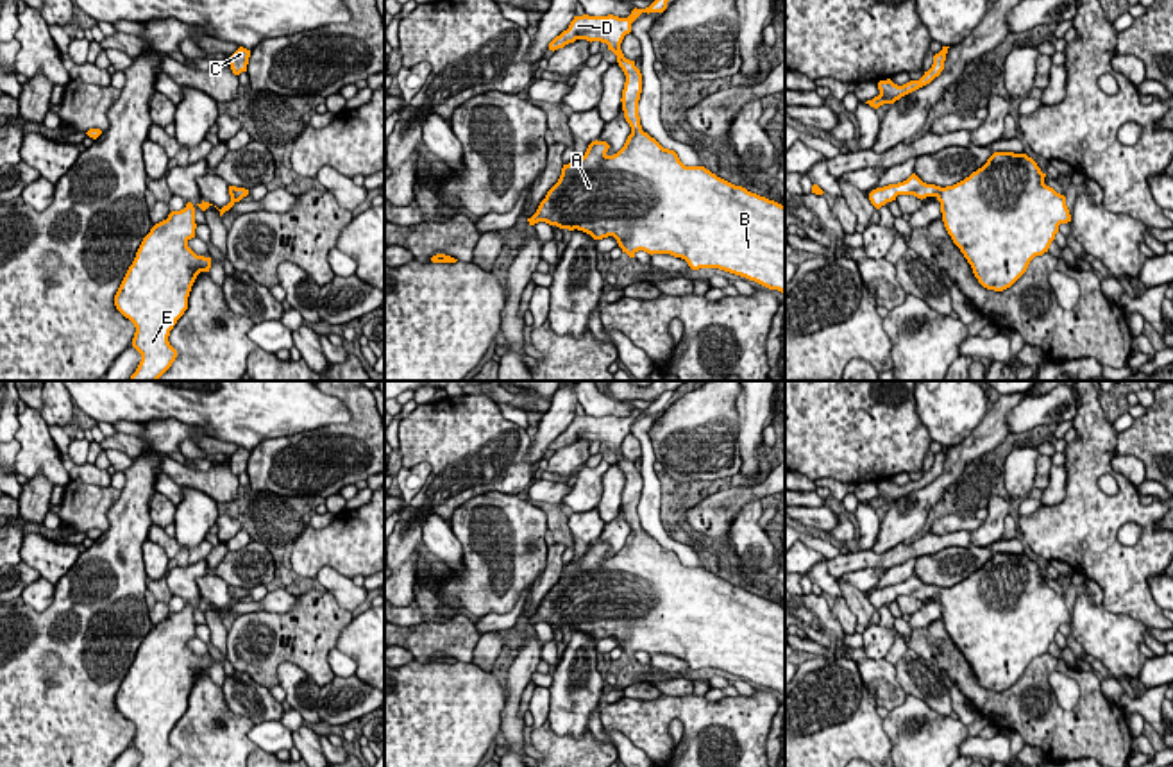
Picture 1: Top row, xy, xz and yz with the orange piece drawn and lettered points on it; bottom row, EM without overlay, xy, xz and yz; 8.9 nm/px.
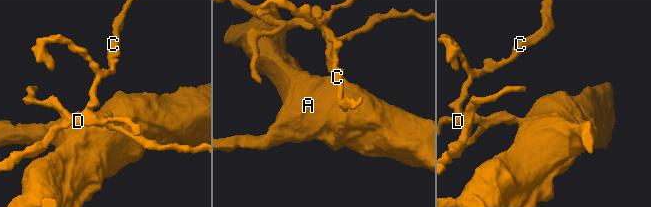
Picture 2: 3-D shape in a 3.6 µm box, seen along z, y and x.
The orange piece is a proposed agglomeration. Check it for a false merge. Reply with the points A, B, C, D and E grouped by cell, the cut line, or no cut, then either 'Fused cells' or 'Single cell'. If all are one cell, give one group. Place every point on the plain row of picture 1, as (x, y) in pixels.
Groups: A B C D E. No split. Single cell

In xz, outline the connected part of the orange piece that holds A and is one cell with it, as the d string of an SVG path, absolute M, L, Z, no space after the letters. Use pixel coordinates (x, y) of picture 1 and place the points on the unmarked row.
M674 390L662 393L646 409L635 408L628 418L574 417L569 429L549 443L553 452L576 440L608 445L626 476L620 502L631 535L613 556L606 554L610 549L606 542L595 540L583 558L574 556L569 565L563 565L558 583L527 622L578 629L594 640L613 636L629 658L638 651L651 656L671 654L685 660L692 670L719 669L785 694L785 606L735 586L705 567L685 567L674 551L663 549L642 531L638 517L642 474L635 461L624 458L620 443L642 413L663 413L674 393Z

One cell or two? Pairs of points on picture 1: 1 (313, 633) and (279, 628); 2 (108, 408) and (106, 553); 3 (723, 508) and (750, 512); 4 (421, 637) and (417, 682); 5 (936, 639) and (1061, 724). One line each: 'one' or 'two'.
1: one
2: two
3: two
4: two
5: one

